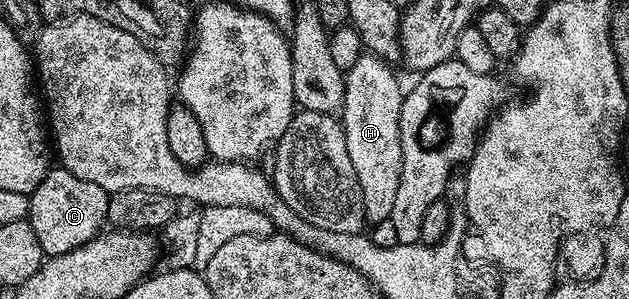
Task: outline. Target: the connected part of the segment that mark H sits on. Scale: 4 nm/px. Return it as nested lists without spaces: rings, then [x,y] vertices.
[[[363,54],[351,69],[344,72],[346,89],[340,119],[348,142],[348,158],[352,158],[352,167],[360,182],[360,198],[364,200],[364,214],[370,226],[390,218],[396,190],[400,186],[400,110],[404,88],[398,85],[393,70],[381,57]]]

